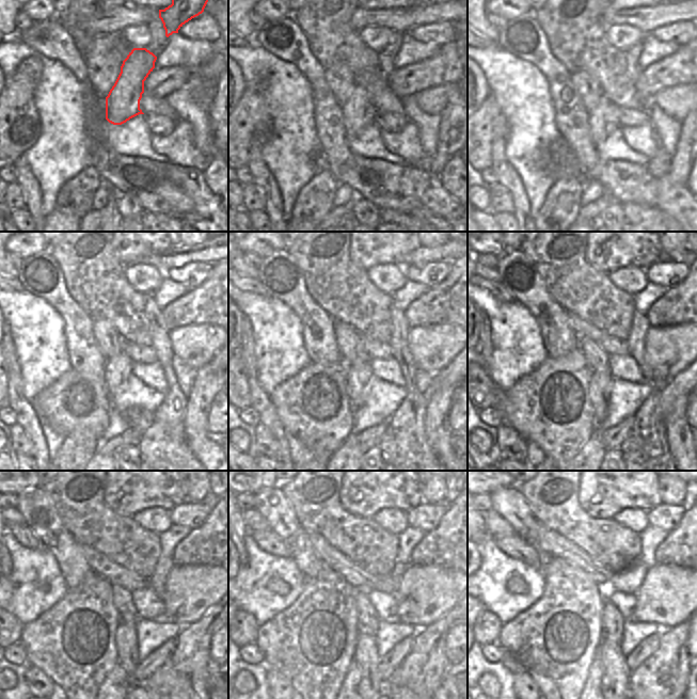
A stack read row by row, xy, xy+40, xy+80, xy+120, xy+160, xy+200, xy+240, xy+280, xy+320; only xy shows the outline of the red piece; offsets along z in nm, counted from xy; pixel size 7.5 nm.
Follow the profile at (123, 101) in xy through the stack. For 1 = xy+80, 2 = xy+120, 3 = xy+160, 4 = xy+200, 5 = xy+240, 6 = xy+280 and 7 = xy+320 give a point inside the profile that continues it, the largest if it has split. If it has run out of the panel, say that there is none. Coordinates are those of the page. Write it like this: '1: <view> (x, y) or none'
1: xy+80 (602, 118)
2: xy+120 (119, 368)
3: xy+160 (359, 374)
4: xy+200 (599, 391)
5: xy+240 (126, 640)
6: xy+280 (366, 656)
7: xy+320 (615, 679)

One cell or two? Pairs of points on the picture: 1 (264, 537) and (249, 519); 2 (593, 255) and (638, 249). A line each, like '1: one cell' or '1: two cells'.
1: two cells
2: one cell

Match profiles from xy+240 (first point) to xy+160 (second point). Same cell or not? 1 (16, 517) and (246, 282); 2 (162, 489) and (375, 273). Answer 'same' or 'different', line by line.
1: different
2: different

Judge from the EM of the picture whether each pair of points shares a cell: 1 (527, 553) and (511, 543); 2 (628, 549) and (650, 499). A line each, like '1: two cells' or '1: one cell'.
1: one cell
2: two cells

